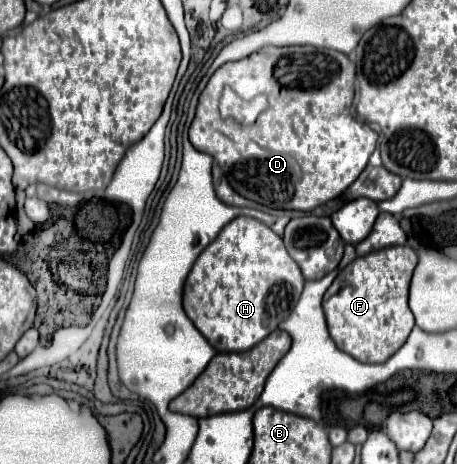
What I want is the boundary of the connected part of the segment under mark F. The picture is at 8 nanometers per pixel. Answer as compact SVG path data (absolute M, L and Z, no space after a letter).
M388 246L350 262L324 294L328 332L336 346L356 360L374 364L386 362L408 338L414 316L408 308L408 286L418 256L410 246Z

